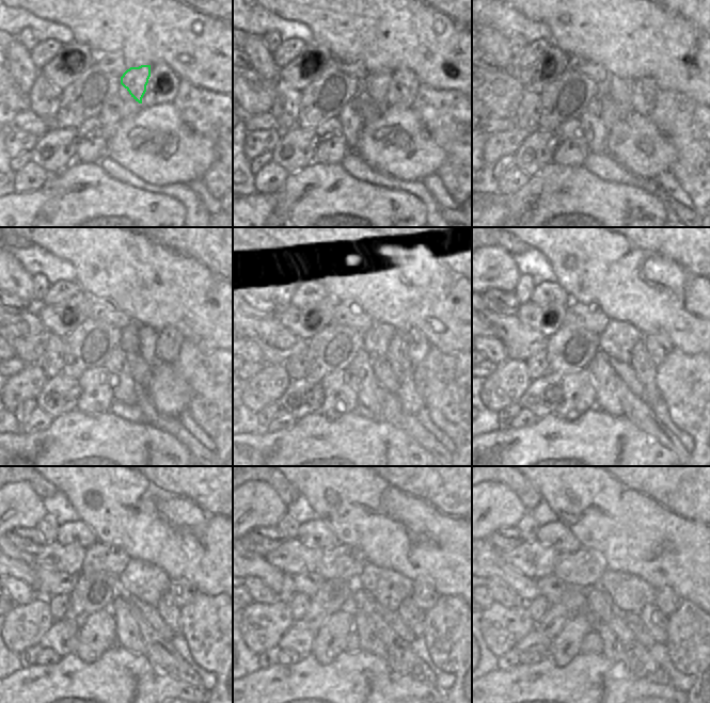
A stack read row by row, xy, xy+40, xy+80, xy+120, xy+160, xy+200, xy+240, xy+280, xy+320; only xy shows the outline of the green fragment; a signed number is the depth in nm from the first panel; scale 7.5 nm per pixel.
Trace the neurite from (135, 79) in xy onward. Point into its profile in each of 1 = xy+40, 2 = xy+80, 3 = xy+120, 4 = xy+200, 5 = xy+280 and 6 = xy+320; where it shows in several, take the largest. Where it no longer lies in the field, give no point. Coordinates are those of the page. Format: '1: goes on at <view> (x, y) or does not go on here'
1: goes on at xy+40 (376, 84)
2: goes on at xy+80 (618, 90)
3: goes on at xy+120 (147, 336)
4: goes on at xy+200 (641, 362)
5: goes on at xy+280 (412, 616)
6: goes on at xy+320 (656, 621)

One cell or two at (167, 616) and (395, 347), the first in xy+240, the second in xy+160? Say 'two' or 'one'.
one

